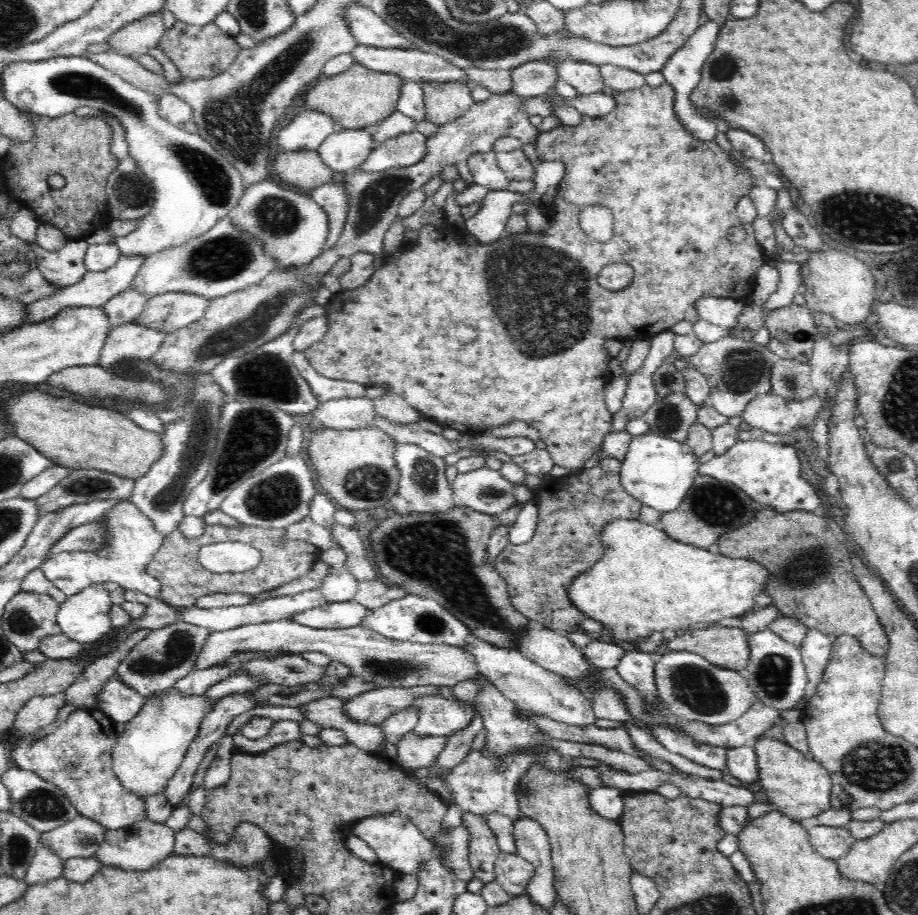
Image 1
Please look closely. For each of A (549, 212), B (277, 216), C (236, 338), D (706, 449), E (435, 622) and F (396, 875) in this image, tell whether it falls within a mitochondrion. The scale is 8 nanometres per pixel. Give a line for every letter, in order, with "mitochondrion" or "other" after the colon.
A: other
B: mitochondrion
C: mitochondrion
D: other
E: mitochondrion
F: other

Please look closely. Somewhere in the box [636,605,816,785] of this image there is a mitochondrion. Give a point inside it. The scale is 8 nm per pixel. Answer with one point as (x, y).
(698, 689)

